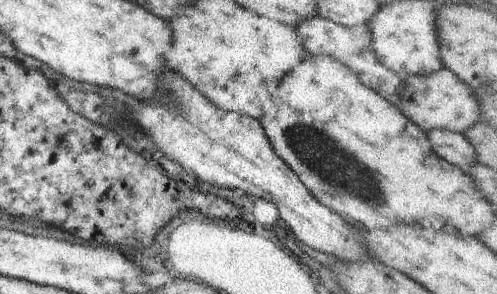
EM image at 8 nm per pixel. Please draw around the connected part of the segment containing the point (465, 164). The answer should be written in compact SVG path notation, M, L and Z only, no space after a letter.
M432 129L426 134L433 151L465 173L468 173L470 167L477 162L473 144L464 134L442 129Z

